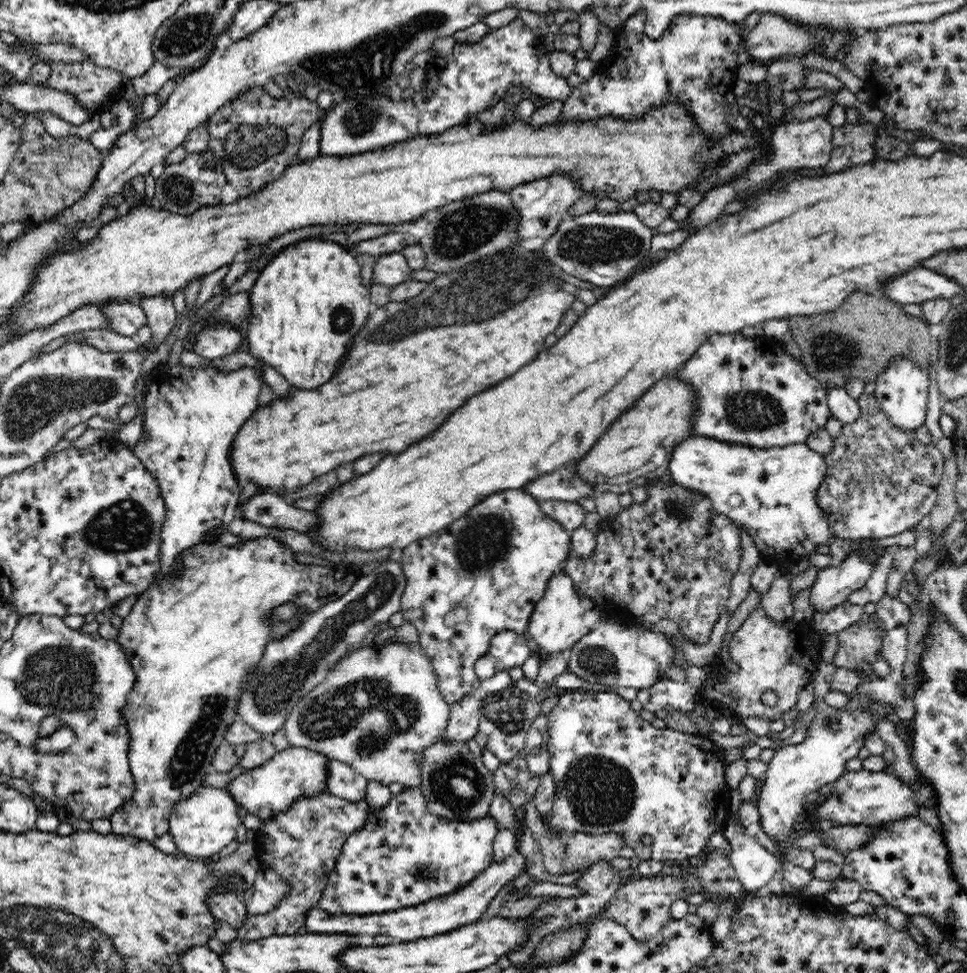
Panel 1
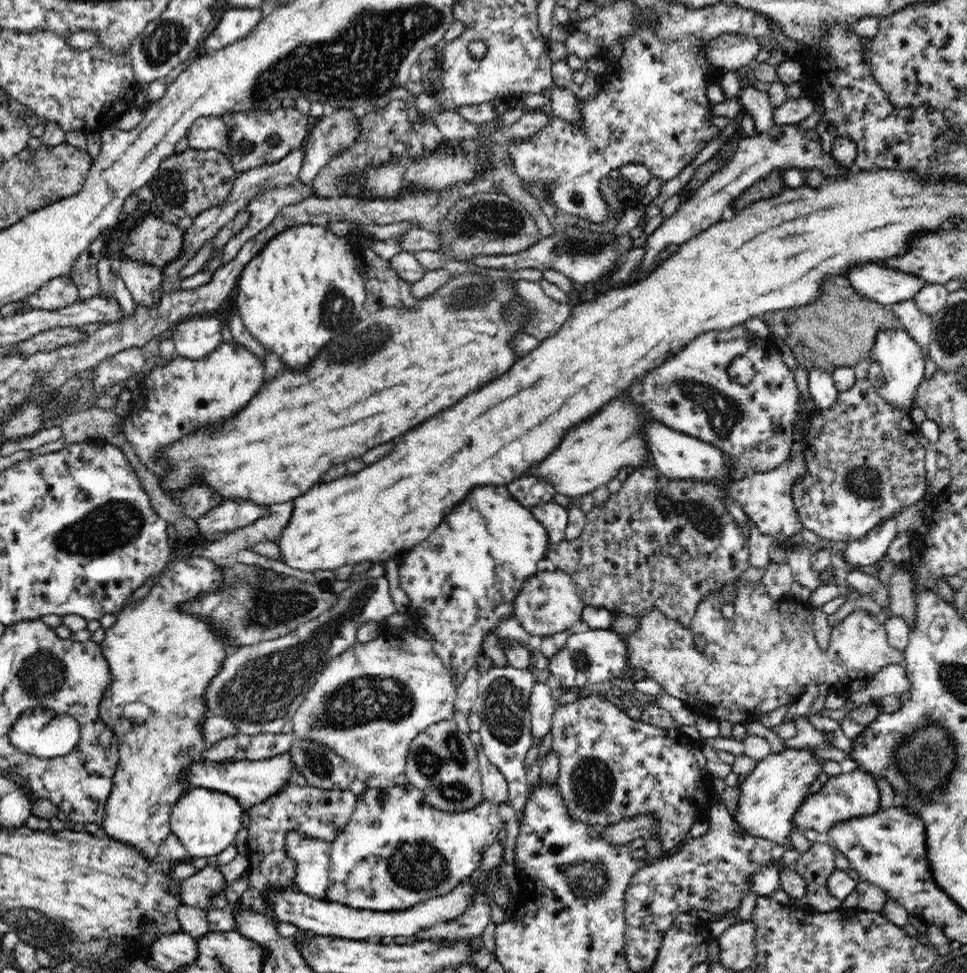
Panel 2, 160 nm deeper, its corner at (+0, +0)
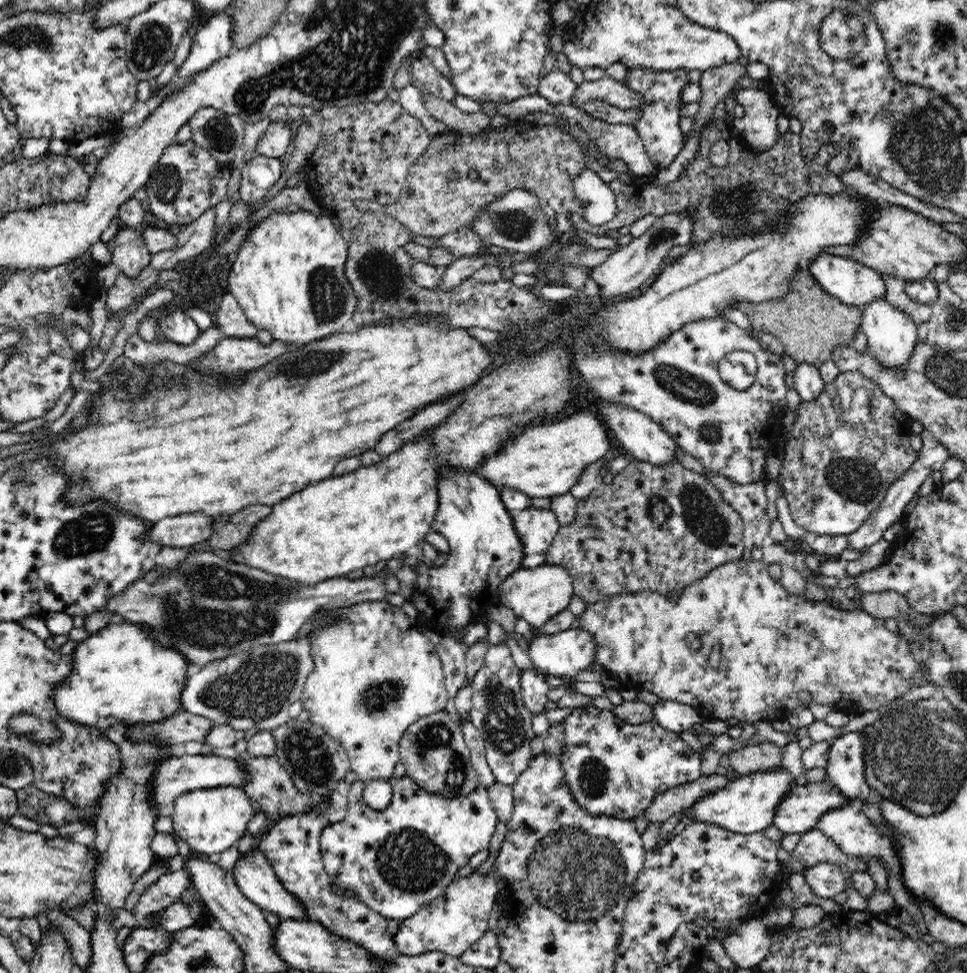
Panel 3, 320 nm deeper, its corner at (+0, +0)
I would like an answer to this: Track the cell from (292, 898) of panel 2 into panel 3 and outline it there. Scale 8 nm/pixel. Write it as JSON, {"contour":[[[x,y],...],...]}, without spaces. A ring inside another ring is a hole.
{"contour":[[[253,848],[247,853],[241,854],[233,868],[233,877],[242,891],[251,902],[254,902],[264,912],[276,914],[280,919],[308,919],[308,911],[302,907],[302,901],[295,896],[292,896],[279,878],[275,875],[272,865],[267,861],[267,858],[259,851],[258,848]]]}

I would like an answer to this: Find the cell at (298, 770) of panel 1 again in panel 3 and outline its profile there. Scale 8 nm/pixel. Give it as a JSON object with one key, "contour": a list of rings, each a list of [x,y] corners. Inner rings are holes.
{"contour":[[[183,755],[182,758],[168,758],[157,768],[153,780],[153,802],[156,802],[158,816],[171,816],[175,800],[184,793],[216,787],[242,787],[249,780],[246,767],[236,759],[217,755]]]}

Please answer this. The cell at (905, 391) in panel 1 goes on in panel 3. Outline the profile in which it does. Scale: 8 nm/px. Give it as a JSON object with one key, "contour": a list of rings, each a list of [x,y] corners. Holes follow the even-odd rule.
{"contour":[[[885,298],[881,301],[872,301],[859,307],[861,310],[861,329],[867,336],[867,344],[870,353],[874,355],[874,360],[878,364],[884,365],[886,369],[905,369],[912,357],[914,347],[918,340],[916,334],[917,324],[904,313],[898,311],[898,307],[890,304]]]}

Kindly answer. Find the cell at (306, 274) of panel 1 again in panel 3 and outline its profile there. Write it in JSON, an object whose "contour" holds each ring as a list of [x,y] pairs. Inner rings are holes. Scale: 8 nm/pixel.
{"contour":[[[276,210],[254,226],[242,242],[228,274],[228,293],[234,296],[248,320],[257,329],[270,332],[276,341],[304,345],[332,335],[356,330],[352,321],[357,305],[354,288],[345,275],[348,243],[334,222],[325,214],[315,216],[308,210]]]}

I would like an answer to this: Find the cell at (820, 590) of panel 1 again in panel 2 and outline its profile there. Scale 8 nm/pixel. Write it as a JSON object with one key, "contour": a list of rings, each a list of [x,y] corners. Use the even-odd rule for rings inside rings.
{"contour":[[[890,517],[872,530],[866,537],[848,542],[840,553],[848,564],[855,566],[874,565],[887,554],[888,547],[896,536],[897,517]]]}

